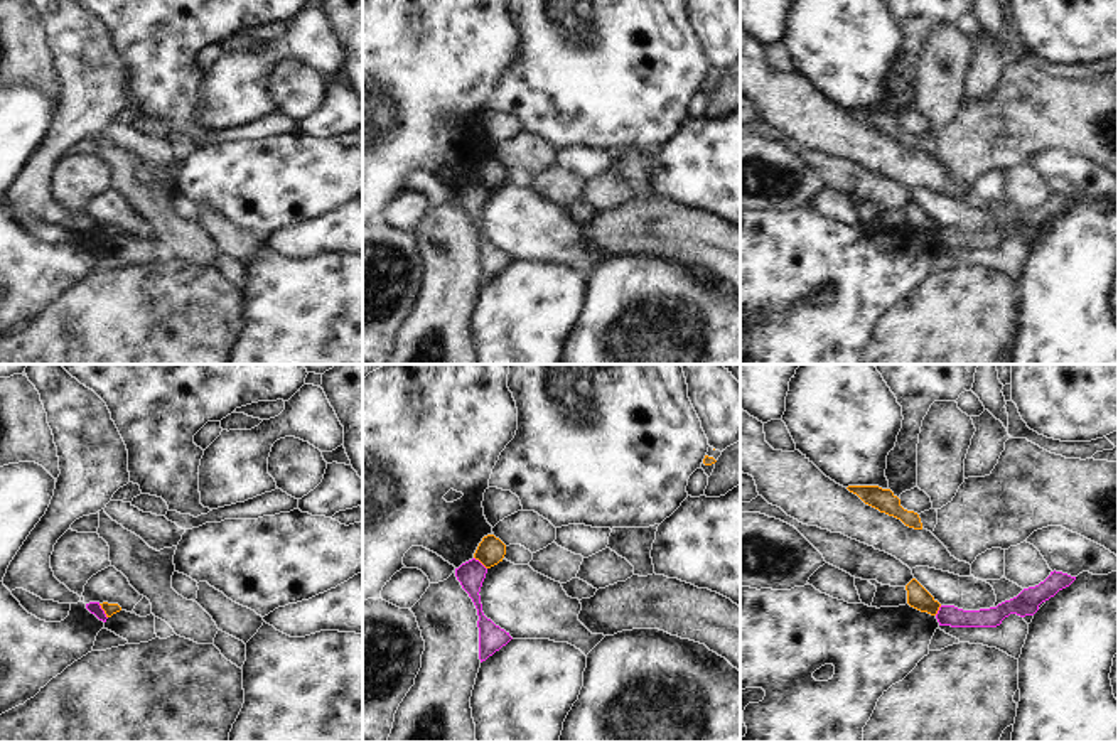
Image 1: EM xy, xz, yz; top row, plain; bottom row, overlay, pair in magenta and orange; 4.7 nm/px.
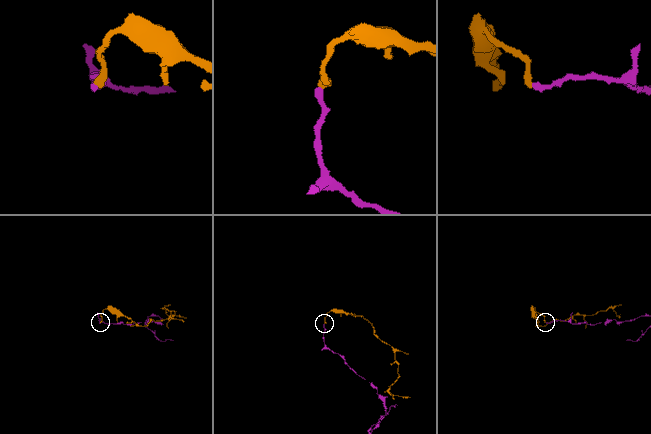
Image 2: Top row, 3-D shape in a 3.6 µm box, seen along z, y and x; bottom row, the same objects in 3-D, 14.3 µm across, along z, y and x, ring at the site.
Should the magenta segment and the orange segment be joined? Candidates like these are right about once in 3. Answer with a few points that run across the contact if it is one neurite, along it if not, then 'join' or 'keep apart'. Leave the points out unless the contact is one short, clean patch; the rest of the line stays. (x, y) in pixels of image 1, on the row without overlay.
line xy (98, 226), (107, 240); keep apart

